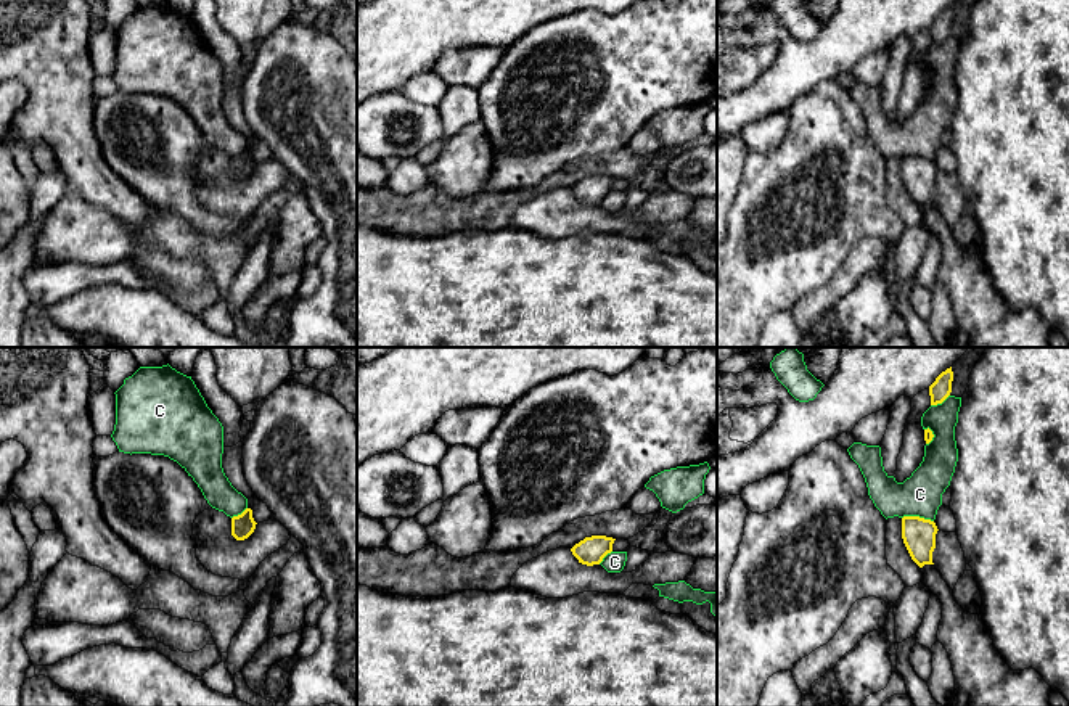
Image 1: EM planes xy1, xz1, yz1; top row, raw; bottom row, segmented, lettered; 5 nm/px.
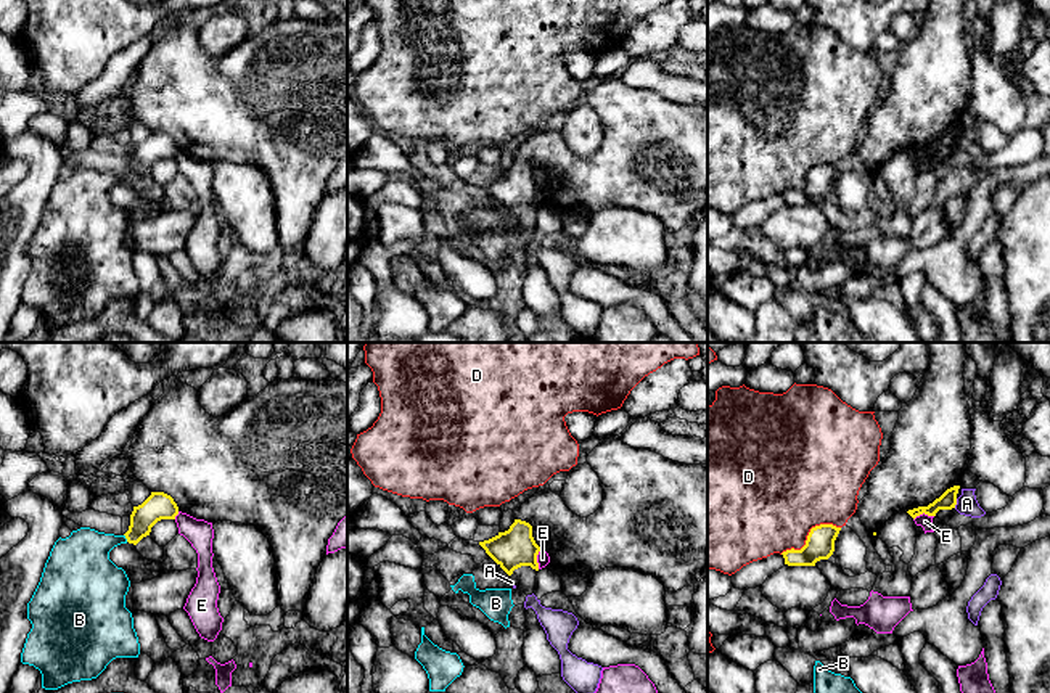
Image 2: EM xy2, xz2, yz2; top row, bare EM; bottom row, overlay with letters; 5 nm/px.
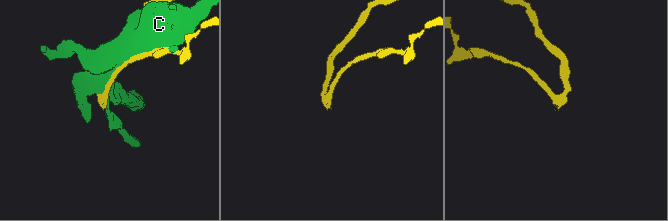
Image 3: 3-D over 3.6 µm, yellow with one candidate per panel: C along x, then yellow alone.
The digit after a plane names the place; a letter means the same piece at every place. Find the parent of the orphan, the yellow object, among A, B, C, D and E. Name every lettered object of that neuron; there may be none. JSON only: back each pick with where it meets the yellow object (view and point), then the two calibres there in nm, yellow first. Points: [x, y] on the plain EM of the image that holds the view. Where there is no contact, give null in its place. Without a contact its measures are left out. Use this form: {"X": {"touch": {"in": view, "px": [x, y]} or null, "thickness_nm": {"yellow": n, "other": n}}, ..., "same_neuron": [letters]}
{"same_neuron": []}

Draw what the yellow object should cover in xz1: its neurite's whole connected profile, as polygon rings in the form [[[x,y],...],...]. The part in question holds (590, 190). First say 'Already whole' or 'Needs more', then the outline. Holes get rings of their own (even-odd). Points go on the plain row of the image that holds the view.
Already whole. [[[606,175],[585,177],[575,183],[571,191],[582,204],[600,204],[603,198],[612,191],[614,180],[616,179]]]

